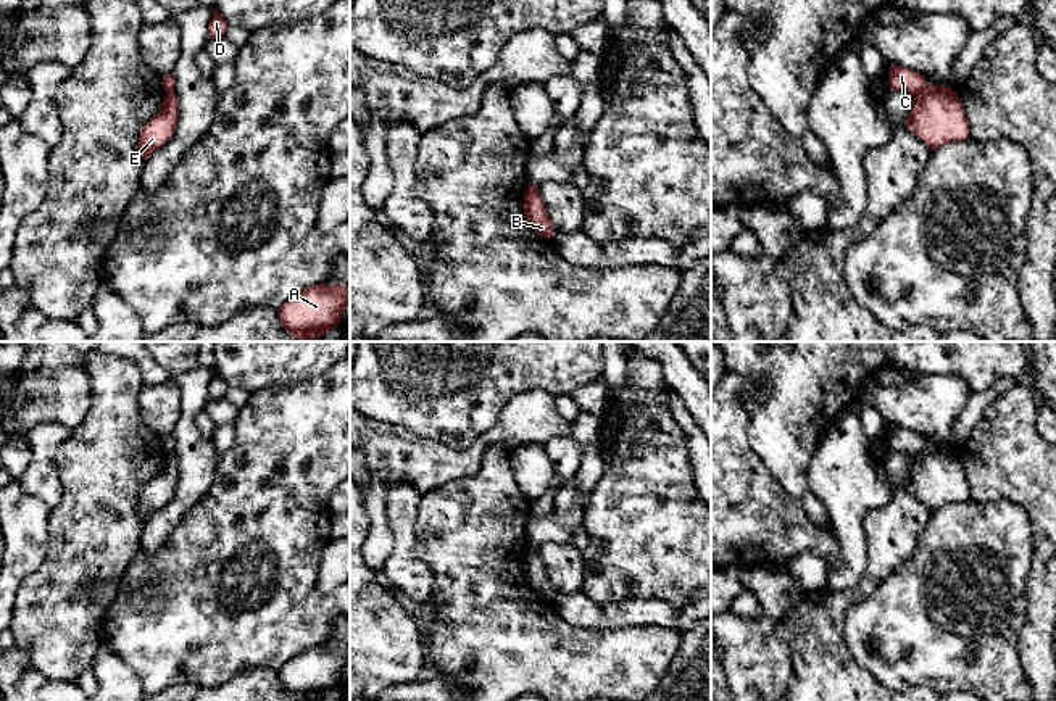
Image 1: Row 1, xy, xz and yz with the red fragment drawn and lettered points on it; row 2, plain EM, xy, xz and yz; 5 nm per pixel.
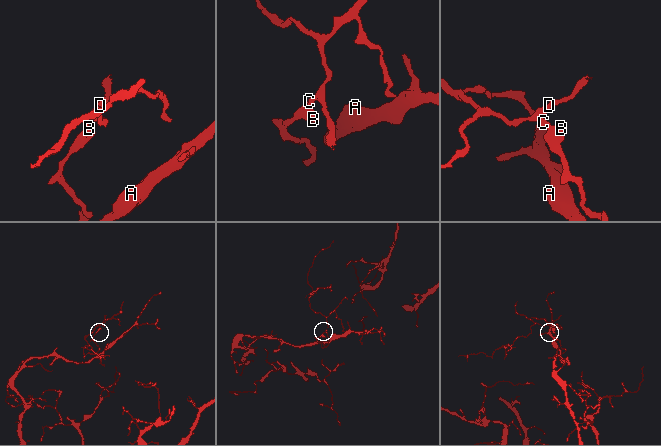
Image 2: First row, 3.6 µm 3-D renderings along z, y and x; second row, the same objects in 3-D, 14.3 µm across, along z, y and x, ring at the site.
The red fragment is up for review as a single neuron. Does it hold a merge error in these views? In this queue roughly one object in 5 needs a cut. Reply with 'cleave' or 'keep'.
cleave

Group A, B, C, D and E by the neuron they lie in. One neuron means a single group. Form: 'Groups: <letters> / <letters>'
Groups: A B E / C D

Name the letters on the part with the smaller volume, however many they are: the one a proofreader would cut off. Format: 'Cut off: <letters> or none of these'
Cut off: C, D

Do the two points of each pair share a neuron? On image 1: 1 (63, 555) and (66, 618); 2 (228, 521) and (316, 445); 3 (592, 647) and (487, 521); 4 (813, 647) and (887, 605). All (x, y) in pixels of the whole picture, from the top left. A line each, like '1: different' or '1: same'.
1: same
2: same
3: same
4: different

